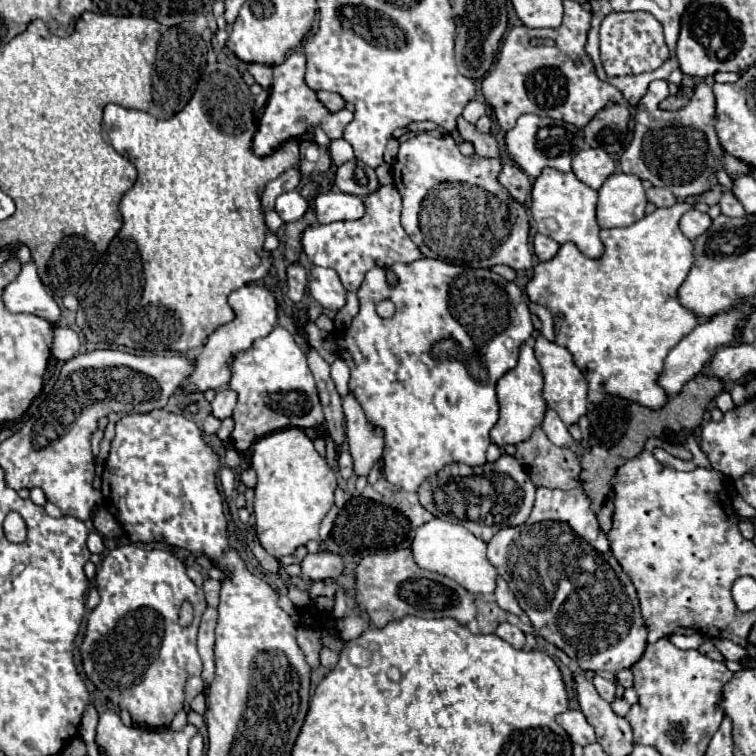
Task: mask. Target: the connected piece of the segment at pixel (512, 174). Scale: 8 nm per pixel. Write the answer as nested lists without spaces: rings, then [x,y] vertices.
[[[515,164],[503,166],[503,170],[501,170],[501,174],[499,174],[499,182],[501,182],[501,184],[509,190],[509,194],[511,194],[517,202],[521,202],[521,204],[525,204],[527,196],[531,194],[531,180],[529,180],[527,174],[525,174],[519,166],[515,166]]]

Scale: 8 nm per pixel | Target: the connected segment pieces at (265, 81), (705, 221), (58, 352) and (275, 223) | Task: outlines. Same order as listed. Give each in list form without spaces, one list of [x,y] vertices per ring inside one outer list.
[[[249,64],[249,72],[253,74],[255,82],[261,84],[263,88],[269,88],[269,86],[271,86],[273,66],[267,66],[267,64]]]
[[[689,210],[679,220],[679,228],[689,240],[695,240],[697,236],[701,236],[709,226],[711,226],[709,214],[703,214],[699,210]]]
[[[55,328],[55,340],[51,346],[51,354],[57,360],[69,360],[71,354],[77,354],[79,350],[79,336],[69,328]]]
[[[271,210],[265,214],[265,226],[267,226],[267,234],[275,234],[283,226],[283,220],[275,210]]]

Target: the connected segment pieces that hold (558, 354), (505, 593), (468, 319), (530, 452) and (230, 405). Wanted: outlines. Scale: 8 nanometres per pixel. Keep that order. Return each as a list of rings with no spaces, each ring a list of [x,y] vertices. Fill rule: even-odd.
[[[537,336],[535,356],[537,356],[543,376],[545,376],[543,398],[545,398],[547,406],[551,406],[567,426],[575,424],[587,412],[587,382],[585,382],[583,374],[579,372],[579,368],[575,366],[573,356],[563,346],[549,342],[545,336]]]
[[[497,576],[497,588],[495,588],[495,602],[499,604],[499,608],[503,608],[503,610],[507,610],[507,612],[513,612],[513,614],[517,614],[519,618],[523,618],[523,622],[527,622],[527,618],[525,618],[523,610],[519,608],[515,596],[511,594],[507,582],[505,582],[503,578],[499,578],[499,576]]]
[[[419,258],[411,264],[395,264],[393,274],[397,278],[395,284],[389,284],[385,278],[385,270],[383,268],[373,268],[367,272],[357,296],[361,300],[361,308],[359,314],[353,318],[349,328],[343,328],[337,336],[335,336],[335,346],[339,350],[339,356],[345,360],[345,364],[351,370],[351,382],[349,382],[349,390],[351,394],[357,398],[357,402],[361,404],[363,412],[367,414],[367,420],[381,428],[385,434],[385,452],[383,452],[383,476],[385,480],[389,480],[391,484],[407,490],[407,492],[417,492],[417,488],[421,486],[423,480],[433,478],[443,466],[451,464],[451,462],[463,462],[467,466],[483,466],[485,464],[485,452],[487,446],[491,444],[489,440],[489,432],[495,426],[497,418],[499,418],[499,404],[497,404],[497,394],[495,394],[495,384],[497,380],[509,372],[517,360],[519,360],[519,348],[521,344],[525,344],[531,338],[533,332],[533,324],[531,324],[531,312],[527,308],[527,298],[525,294],[513,284],[503,280],[499,274],[493,274],[491,270],[485,268],[463,268],[463,266],[455,266],[455,264],[447,264],[443,260],[433,260],[433,258]],[[381,300],[391,300],[397,308],[393,318],[381,318],[375,312],[375,306]]]
[[[537,428],[529,440],[517,444],[517,460],[535,486],[563,490],[579,486],[579,458],[569,448],[555,446],[541,428]]]
[[[231,388],[219,390],[217,396],[215,396],[215,400],[211,402],[211,412],[213,412],[213,416],[219,418],[219,420],[231,416],[231,414],[233,414],[233,408],[235,408],[235,402],[237,402],[237,398],[235,398],[235,392],[233,392]]]

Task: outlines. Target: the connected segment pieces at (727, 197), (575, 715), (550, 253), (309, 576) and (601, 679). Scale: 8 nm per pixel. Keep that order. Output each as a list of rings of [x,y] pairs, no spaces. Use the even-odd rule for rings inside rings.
[[[731,192],[723,194],[719,206],[721,206],[721,214],[725,214],[725,216],[743,216],[745,214],[741,202]]]
[[[567,710],[567,712],[559,714],[555,720],[559,722],[559,726],[565,728],[565,732],[569,734],[569,738],[571,738],[573,744],[587,746],[587,744],[595,742],[595,730],[585,720],[585,716],[583,716],[581,710]]]
[[[539,232],[535,234],[535,238],[533,238],[533,252],[535,252],[535,256],[539,260],[551,260],[557,254],[557,250],[559,250],[559,244],[555,240],[551,240],[549,236],[539,234]]]
[[[317,552],[307,554],[301,562],[301,580],[329,580],[337,578],[343,572],[343,560],[339,554],[333,552]]]
[[[595,674],[593,684],[595,684],[595,688],[597,688],[597,692],[599,692],[599,696],[601,696],[603,700],[607,700],[607,702],[615,700],[615,682],[613,682],[613,680],[609,680],[607,676]]]

